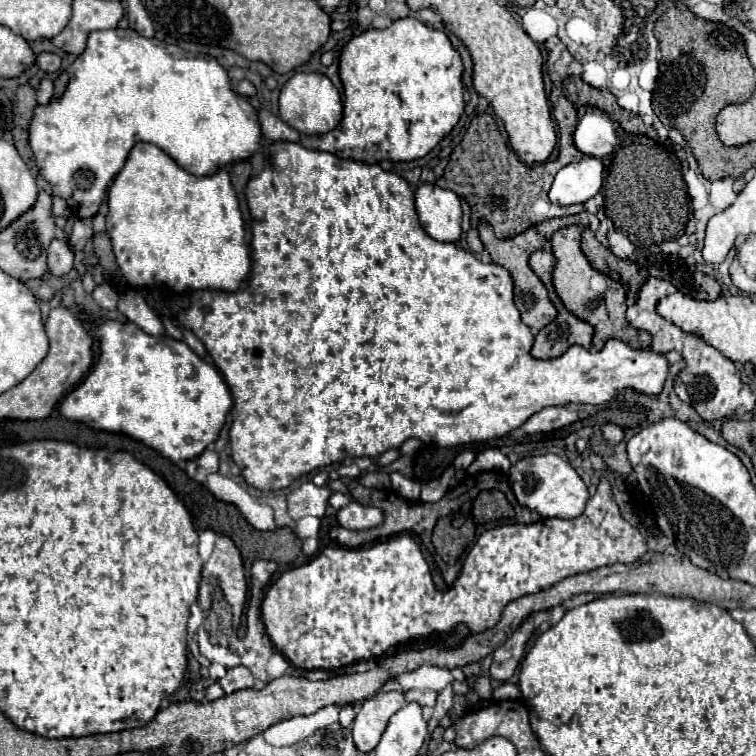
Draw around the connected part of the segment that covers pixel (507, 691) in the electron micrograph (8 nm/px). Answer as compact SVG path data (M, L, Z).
M504 682L502 686L494 688L492 696L494 696L494 700L514 700L514 698L520 698L520 690L518 690L518 686Z

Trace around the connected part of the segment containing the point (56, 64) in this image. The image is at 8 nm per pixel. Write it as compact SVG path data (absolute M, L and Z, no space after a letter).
M40 52L40 54L36 54L36 64L38 64L44 72L60 72L60 56L58 56L58 54Z

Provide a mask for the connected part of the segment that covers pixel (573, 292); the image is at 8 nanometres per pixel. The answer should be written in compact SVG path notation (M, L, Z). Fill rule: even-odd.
M566 226L566 228L556 230L554 236L550 238L550 248L552 248L552 254L556 256L552 282L554 282L558 298L574 316L592 324L592 328L594 328L592 346L596 350L600 350L606 344L606 340L610 340L610 338L620 338L622 342L626 342L632 348L644 348L644 332L632 328L626 320L624 286L590 266L590 262L586 260L586 256L580 250L580 234L582 234L582 226Z

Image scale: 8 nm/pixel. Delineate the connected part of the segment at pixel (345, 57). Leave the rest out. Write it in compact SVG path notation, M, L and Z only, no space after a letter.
M400 18L400 20L394 20L388 28L384 30L364 30L362 34L350 38L342 52L340 52L340 80L342 80L342 86L344 86L344 116L342 116L342 122L338 124L338 128L334 128L332 132L324 134L324 136L300 136L300 144L304 148L314 148L314 150L326 150L334 156L340 156L340 158L350 158L350 160L360 160L360 162L380 162L382 158L390 158L392 162L408 162L408 160L418 160L422 156L426 156L454 126L456 122L460 120L462 112L464 112L464 92L462 92L462 72L464 72L464 66L462 66L462 60L460 60L460 54L454 50L454 46L450 44L448 36L442 32L442 30L436 30L436 28L430 28L426 24L422 24L420 20L416 18Z

